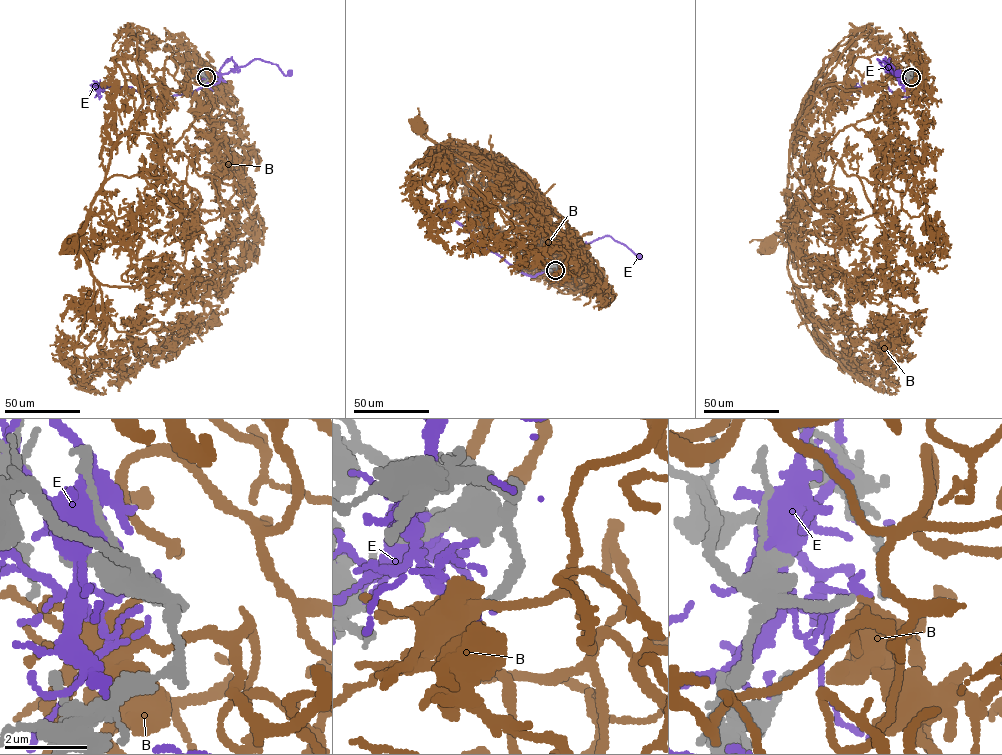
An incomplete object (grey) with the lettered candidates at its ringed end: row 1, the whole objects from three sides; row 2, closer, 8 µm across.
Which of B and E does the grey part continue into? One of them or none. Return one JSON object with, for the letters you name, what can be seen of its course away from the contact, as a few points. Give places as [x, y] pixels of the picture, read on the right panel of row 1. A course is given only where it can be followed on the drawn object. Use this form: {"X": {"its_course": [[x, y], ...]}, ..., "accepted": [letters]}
{"B": {"its_course": [[911, 77], [907, 67], [883, 84], [846, 90], [827, 84], [819, 90], [790, 141], [787, 219], [769, 244]]}, "accepted": ["B"]}

